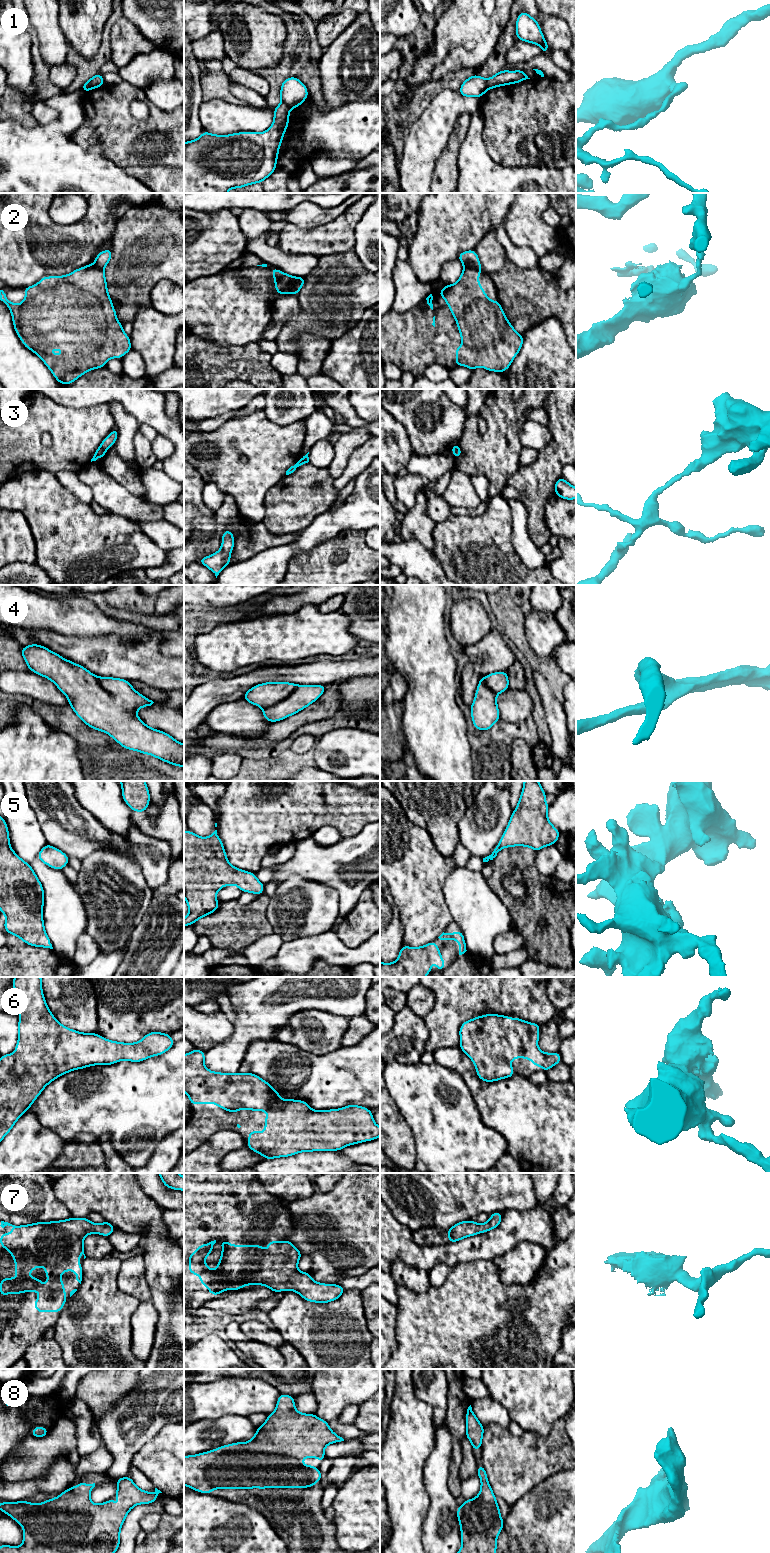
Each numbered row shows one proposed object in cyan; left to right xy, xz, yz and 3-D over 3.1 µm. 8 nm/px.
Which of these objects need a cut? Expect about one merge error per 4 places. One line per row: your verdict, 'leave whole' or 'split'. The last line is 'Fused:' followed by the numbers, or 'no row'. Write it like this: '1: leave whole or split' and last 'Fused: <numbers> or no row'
1: split
2: split
3: split
4: leave whole
5: leave whole
6: leave whole
7: leave whole
8: leave whole
Fused: 1, 2, 3

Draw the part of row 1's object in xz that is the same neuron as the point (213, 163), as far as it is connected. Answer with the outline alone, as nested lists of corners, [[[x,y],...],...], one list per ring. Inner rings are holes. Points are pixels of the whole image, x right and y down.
[[[280,103],[274,110],[273,124],[262,133],[240,132],[230,135],[215,135],[203,130],[197,140],[184,143],[184,193],[227,193],[231,188],[243,188],[261,183],[276,169],[279,147],[289,125],[291,107]]]

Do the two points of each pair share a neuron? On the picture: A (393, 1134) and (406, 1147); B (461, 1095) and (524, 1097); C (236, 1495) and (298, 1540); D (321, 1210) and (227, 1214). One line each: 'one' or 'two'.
A: one
B: two
C: one
D: two

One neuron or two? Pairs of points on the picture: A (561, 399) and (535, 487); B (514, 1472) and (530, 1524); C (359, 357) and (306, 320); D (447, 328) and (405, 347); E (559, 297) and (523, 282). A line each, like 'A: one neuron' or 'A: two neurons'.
A: one neuron
B: two neurons
C: two neurons
D: one neuron
E: one neuron

